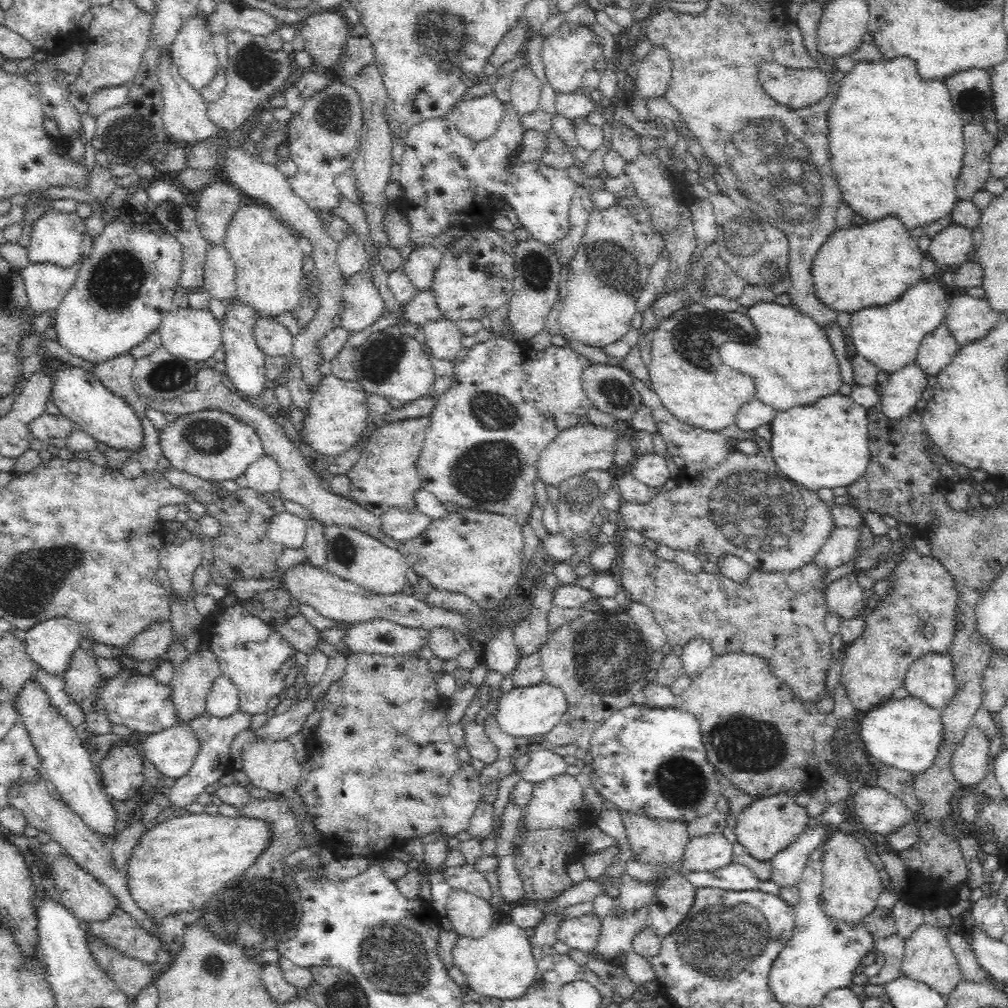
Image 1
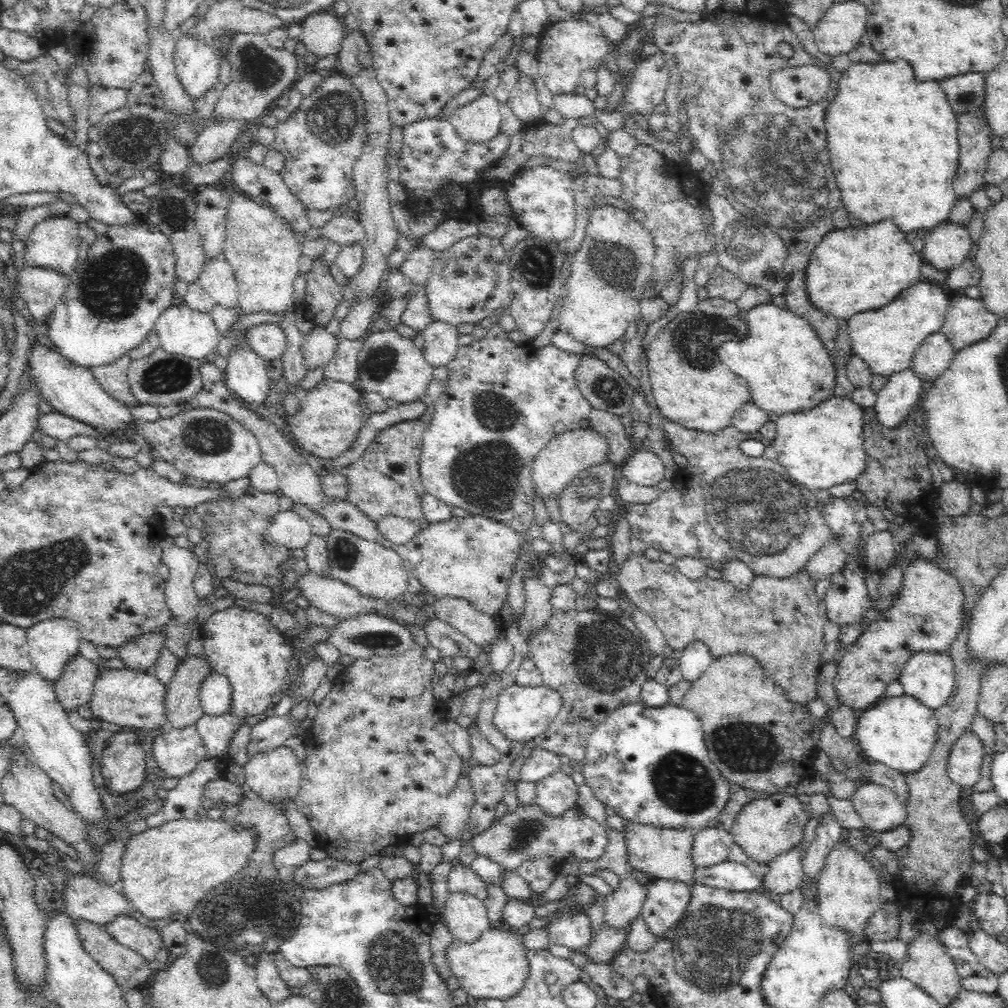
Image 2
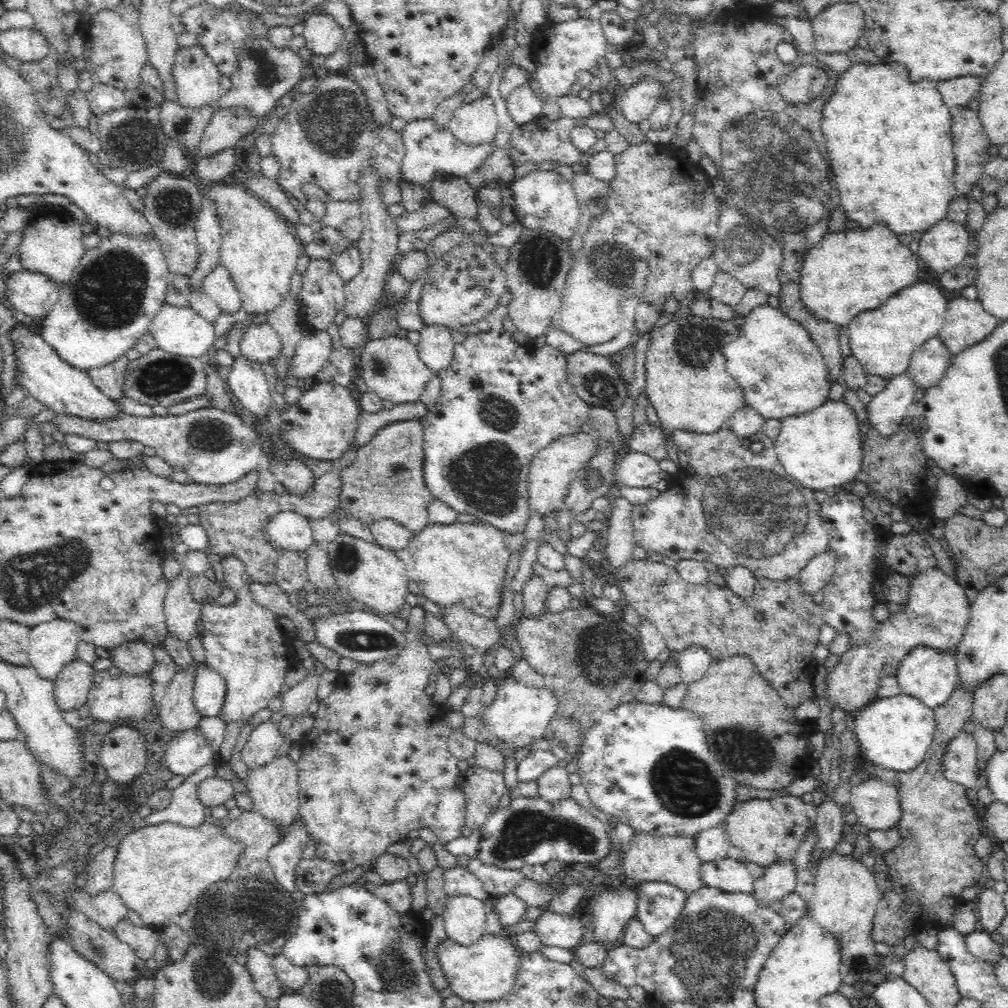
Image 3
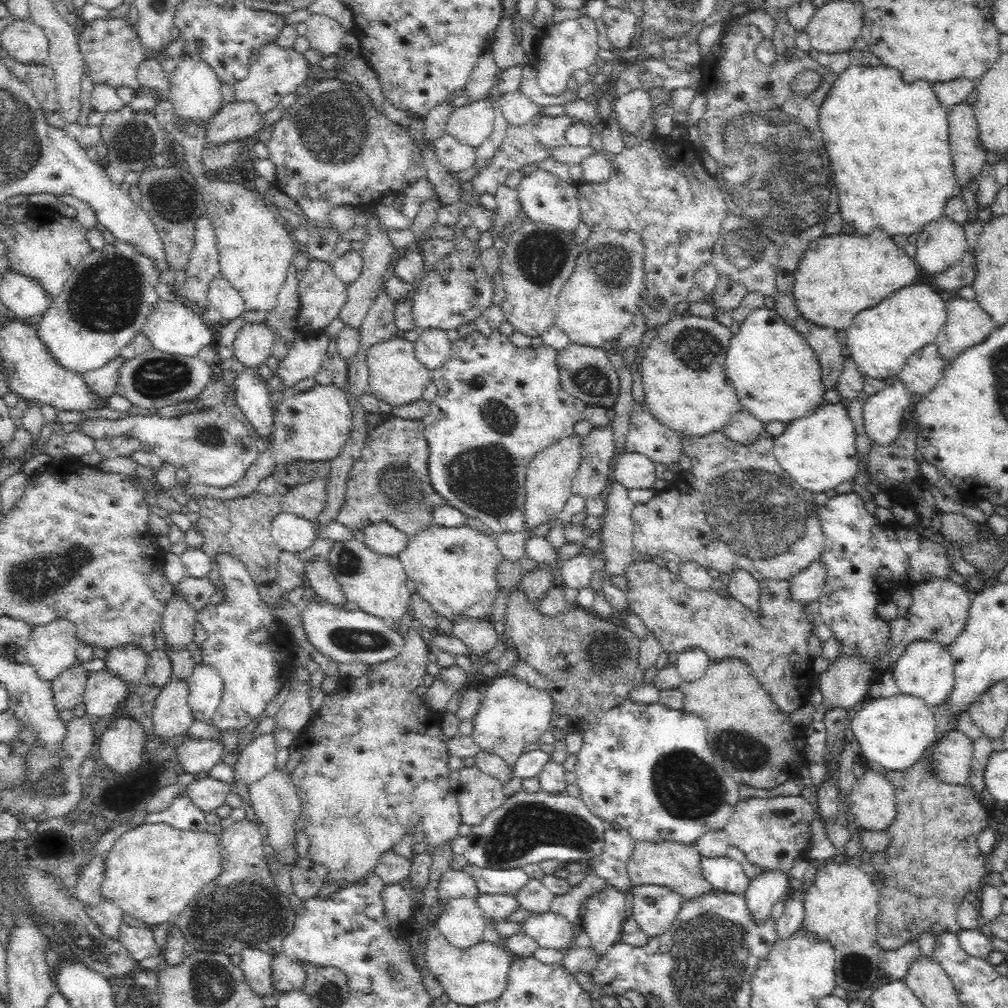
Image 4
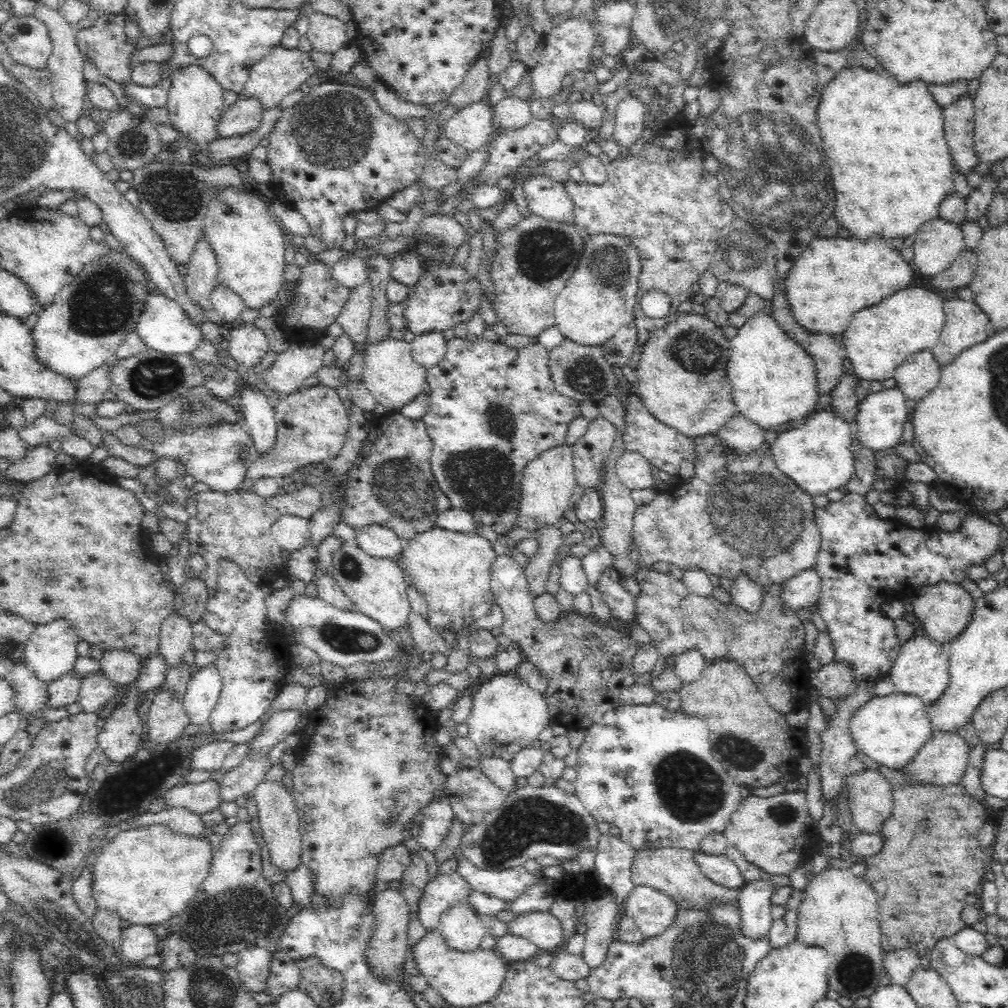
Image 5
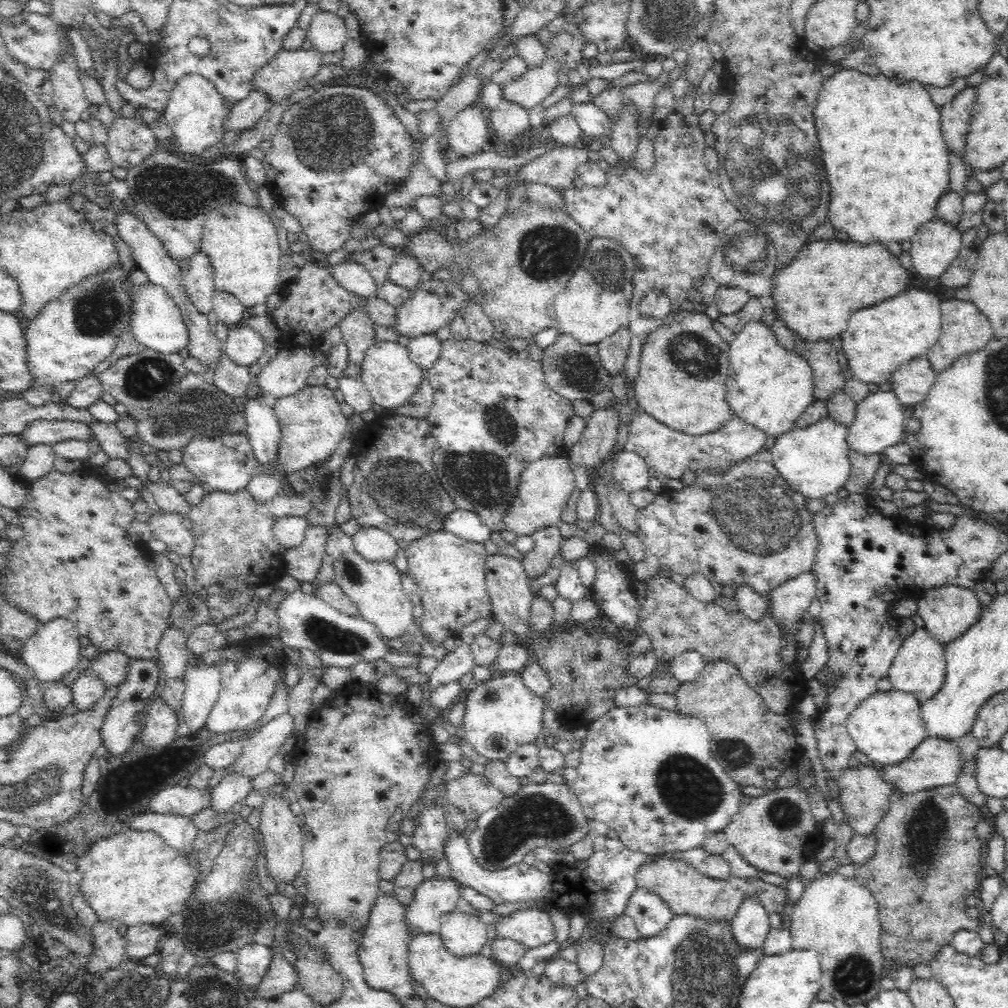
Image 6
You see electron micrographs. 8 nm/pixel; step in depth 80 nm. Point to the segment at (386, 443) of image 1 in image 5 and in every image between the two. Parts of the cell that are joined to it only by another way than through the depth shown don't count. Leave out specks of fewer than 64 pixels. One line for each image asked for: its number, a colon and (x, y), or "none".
2: (386, 480)
3: (385, 480)
4: (389, 482)
5: (391, 484)

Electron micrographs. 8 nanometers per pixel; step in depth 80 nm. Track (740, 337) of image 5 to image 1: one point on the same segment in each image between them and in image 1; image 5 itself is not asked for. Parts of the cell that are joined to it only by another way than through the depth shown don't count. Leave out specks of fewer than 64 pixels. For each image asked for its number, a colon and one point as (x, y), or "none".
1: (794, 362)
2: (788, 367)
3: (782, 371)
4: (777, 376)

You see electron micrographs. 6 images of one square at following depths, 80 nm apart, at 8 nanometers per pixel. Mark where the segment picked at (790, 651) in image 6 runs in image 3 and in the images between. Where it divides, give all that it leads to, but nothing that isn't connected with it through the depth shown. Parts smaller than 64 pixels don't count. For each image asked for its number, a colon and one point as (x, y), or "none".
3: (815, 575)
4: (807, 585)
5: (802, 591)

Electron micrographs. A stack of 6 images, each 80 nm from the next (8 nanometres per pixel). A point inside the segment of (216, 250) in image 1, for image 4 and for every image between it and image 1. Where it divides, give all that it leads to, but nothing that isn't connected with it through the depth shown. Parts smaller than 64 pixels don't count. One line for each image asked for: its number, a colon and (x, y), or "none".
2: (217, 278)
3: (218, 284)
4: (221, 293)

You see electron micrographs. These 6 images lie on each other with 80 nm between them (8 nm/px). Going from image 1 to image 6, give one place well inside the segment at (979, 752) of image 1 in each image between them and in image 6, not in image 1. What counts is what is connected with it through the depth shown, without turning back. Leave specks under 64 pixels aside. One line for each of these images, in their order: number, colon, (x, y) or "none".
2: (965, 761)
3: (960, 762)
4: (952, 756)
5: (943, 760)
6: (936, 762)

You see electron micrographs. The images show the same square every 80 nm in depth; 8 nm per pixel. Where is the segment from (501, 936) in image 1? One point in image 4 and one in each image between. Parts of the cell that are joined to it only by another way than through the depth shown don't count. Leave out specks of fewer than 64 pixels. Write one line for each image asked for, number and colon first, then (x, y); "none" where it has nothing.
2: (496, 965)
3: (487, 970)
4: (469, 976)

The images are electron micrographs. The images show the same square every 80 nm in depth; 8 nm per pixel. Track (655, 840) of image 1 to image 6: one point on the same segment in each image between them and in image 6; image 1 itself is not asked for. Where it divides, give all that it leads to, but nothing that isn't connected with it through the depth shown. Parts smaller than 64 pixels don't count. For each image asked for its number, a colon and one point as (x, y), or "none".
2: (655, 852)
3: (668, 858)
4: (677, 865)
5: (674, 871)
6: (687, 891)

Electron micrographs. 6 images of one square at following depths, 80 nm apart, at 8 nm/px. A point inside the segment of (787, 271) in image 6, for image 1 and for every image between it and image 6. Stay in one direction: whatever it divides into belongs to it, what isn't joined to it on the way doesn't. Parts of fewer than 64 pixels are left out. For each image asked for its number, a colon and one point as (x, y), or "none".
1: (873, 264)
2: (853, 269)
3: (851, 271)
4: (840, 275)
5: (834, 278)

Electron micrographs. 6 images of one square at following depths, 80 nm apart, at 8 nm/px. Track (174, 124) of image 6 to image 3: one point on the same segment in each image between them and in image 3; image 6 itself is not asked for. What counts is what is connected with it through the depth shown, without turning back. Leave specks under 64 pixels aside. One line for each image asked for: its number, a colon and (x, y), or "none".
3: (197, 76)
4: (194, 91)
5: (195, 102)

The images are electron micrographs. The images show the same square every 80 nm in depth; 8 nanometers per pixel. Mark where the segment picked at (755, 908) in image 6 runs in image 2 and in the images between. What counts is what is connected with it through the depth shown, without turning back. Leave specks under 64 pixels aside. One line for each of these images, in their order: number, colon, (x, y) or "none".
2: (785, 872)
3: (779, 879)
4: (764, 890)
5: (754, 897)

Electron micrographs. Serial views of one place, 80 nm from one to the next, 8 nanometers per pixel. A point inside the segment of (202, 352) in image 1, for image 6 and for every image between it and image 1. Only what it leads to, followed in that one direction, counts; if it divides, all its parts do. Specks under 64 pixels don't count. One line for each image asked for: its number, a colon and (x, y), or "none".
2: (192, 334)
3: (177, 330)
4: (172, 328)
5: (165, 327)
6: (158, 325)

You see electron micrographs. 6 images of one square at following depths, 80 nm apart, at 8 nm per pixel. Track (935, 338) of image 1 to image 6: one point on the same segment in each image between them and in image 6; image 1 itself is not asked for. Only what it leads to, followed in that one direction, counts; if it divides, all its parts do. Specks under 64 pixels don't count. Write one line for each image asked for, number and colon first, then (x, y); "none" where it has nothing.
2: (934, 356)
3: (929, 362)
4: (926, 366)
5: (920, 373)
6: (912, 381)

